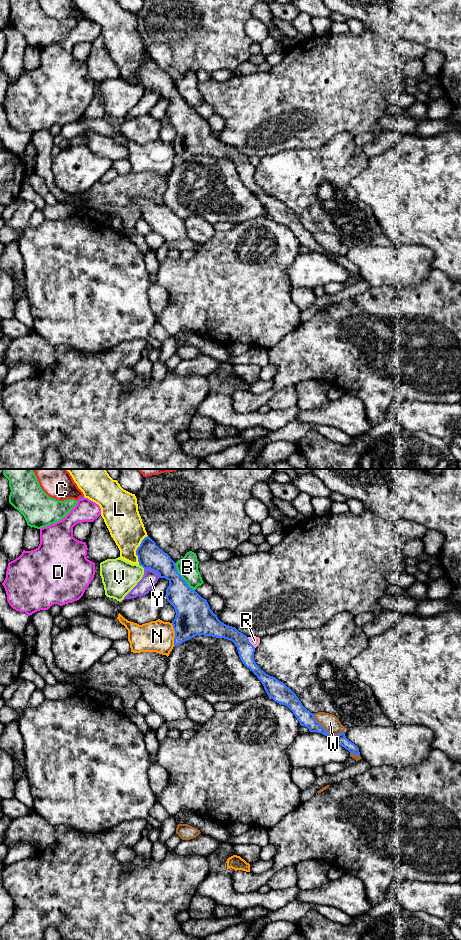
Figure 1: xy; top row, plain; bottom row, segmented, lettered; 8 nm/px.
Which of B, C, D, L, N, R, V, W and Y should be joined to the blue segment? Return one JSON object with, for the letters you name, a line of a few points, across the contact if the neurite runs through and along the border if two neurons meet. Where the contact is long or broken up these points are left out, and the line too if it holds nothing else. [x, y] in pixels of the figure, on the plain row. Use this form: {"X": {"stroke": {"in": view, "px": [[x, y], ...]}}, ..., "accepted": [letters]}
{"accepted": []}

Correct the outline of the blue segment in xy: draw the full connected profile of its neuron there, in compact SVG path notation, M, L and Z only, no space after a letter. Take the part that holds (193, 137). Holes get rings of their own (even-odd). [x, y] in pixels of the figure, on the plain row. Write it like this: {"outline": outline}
{"outline": "M149 56L142 60L136 75L140 86L158 93L159 98L169 101L165 117L176 132L172 141L175 151L174 167L197 155L232 161L237 167L242 183L257 196L270 218L287 226L300 245L307 247L310 252L329 256L325 248L316 241L314 234L302 225L289 207L260 189L254 180L255 167L249 162L248 157L218 139L207 120L188 106L178 93L175 82Z"}

